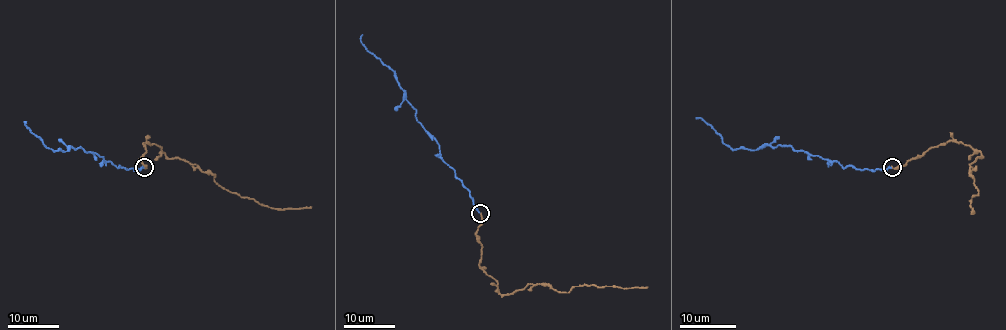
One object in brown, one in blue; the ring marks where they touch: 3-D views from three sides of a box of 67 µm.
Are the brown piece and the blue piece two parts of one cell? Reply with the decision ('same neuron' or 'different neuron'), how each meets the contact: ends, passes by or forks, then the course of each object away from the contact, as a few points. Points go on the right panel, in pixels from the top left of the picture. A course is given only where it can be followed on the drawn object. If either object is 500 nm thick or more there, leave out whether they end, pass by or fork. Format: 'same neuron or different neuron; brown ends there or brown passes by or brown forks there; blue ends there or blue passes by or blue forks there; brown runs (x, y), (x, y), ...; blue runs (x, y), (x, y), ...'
same neuron; brown ends there; blue ends there; brown runs (892, 167), (950, 142), (967, 144), (981, 154), (970, 164), (978, 191), (970, 201), (973, 211); blue runs (891, 167), (855, 170), (795, 151), (789, 146), (731, 149), (709, 125), (696, 119)

